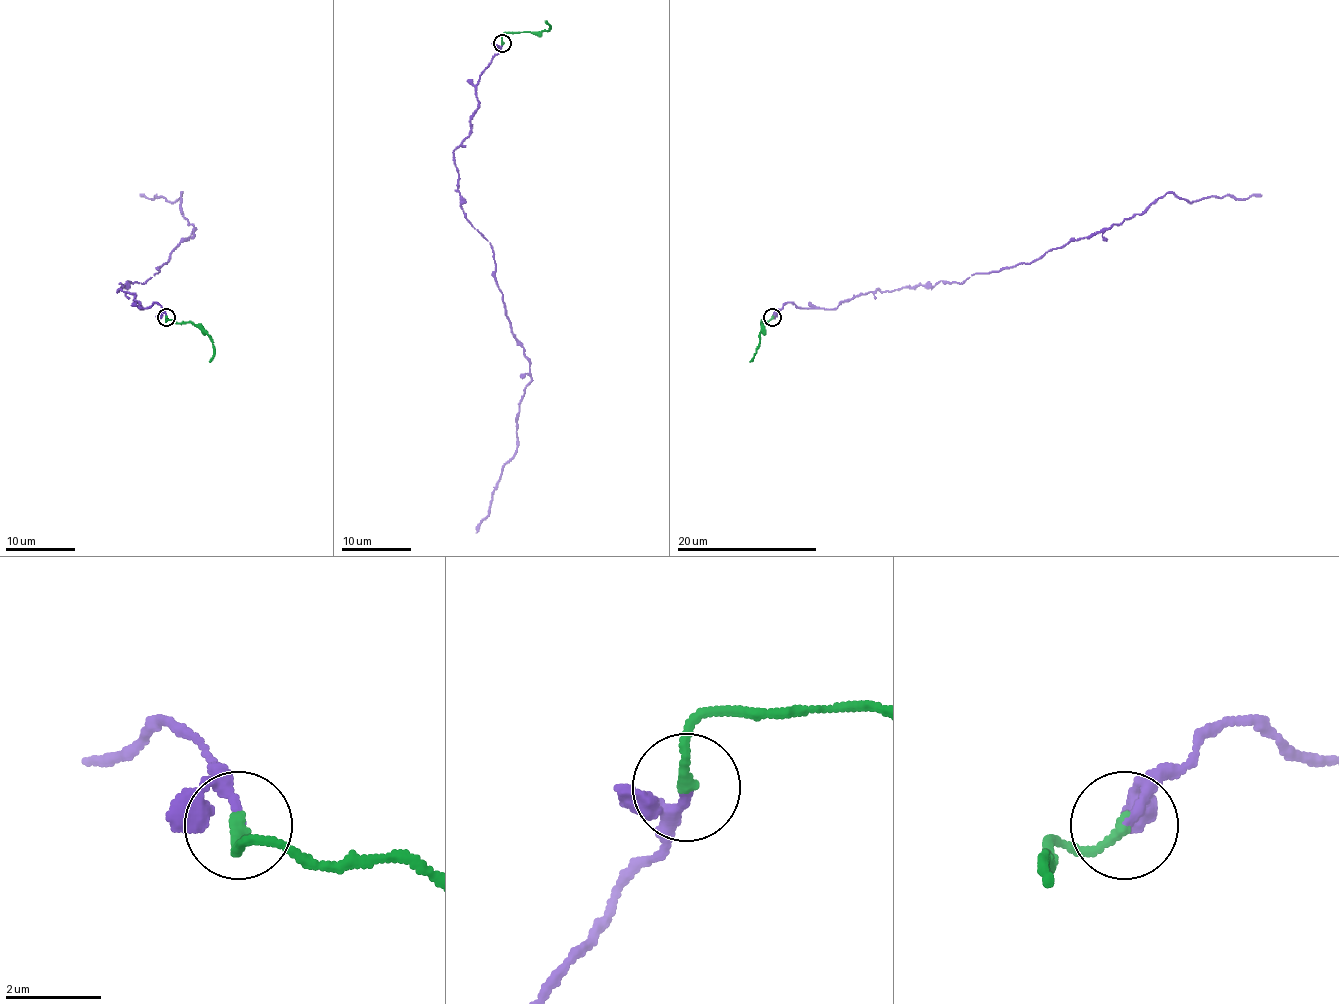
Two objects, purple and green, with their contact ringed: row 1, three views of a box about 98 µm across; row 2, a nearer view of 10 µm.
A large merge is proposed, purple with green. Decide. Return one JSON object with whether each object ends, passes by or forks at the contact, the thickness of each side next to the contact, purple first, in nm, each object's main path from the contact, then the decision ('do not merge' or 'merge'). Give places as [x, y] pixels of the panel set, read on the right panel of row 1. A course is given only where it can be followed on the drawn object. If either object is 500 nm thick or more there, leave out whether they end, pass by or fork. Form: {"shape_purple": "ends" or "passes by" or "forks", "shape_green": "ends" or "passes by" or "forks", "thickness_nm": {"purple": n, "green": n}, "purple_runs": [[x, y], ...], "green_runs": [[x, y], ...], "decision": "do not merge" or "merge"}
{"shape_purple": "ends", "shape_green": "ends", "thickness_nm": {"purple": 200, "green": 240}, "purple_runs": [[773, 317], [787, 303], [836, 308], [862, 294], [1030, 262], [1167, 192], [1188, 201], [1262, 196]], "green_runs": [[773, 317], [760, 322], [759, 348], [750, 362]], "decision": "merge"}

